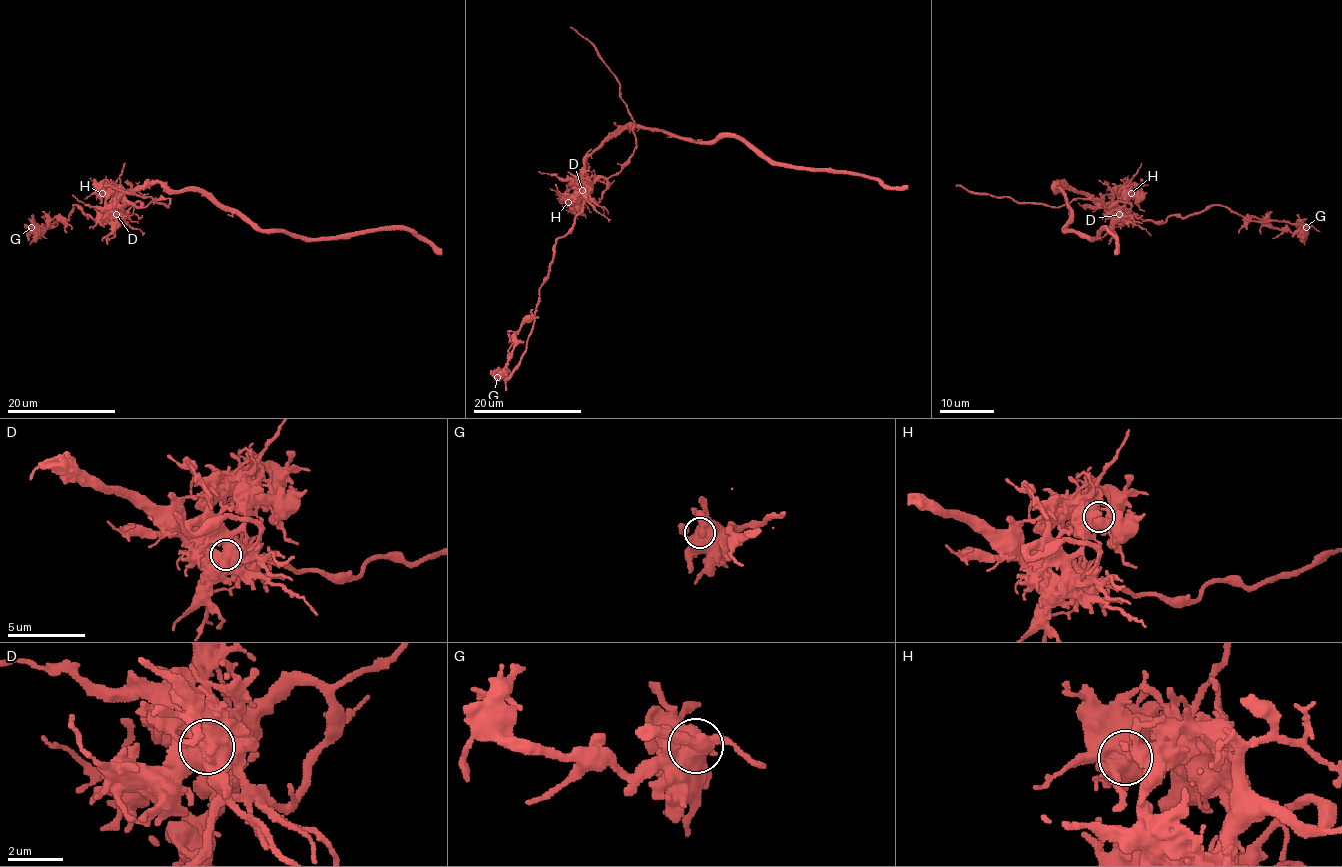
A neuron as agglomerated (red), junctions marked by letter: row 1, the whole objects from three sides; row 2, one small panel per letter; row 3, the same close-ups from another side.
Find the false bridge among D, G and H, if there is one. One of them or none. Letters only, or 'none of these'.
D

